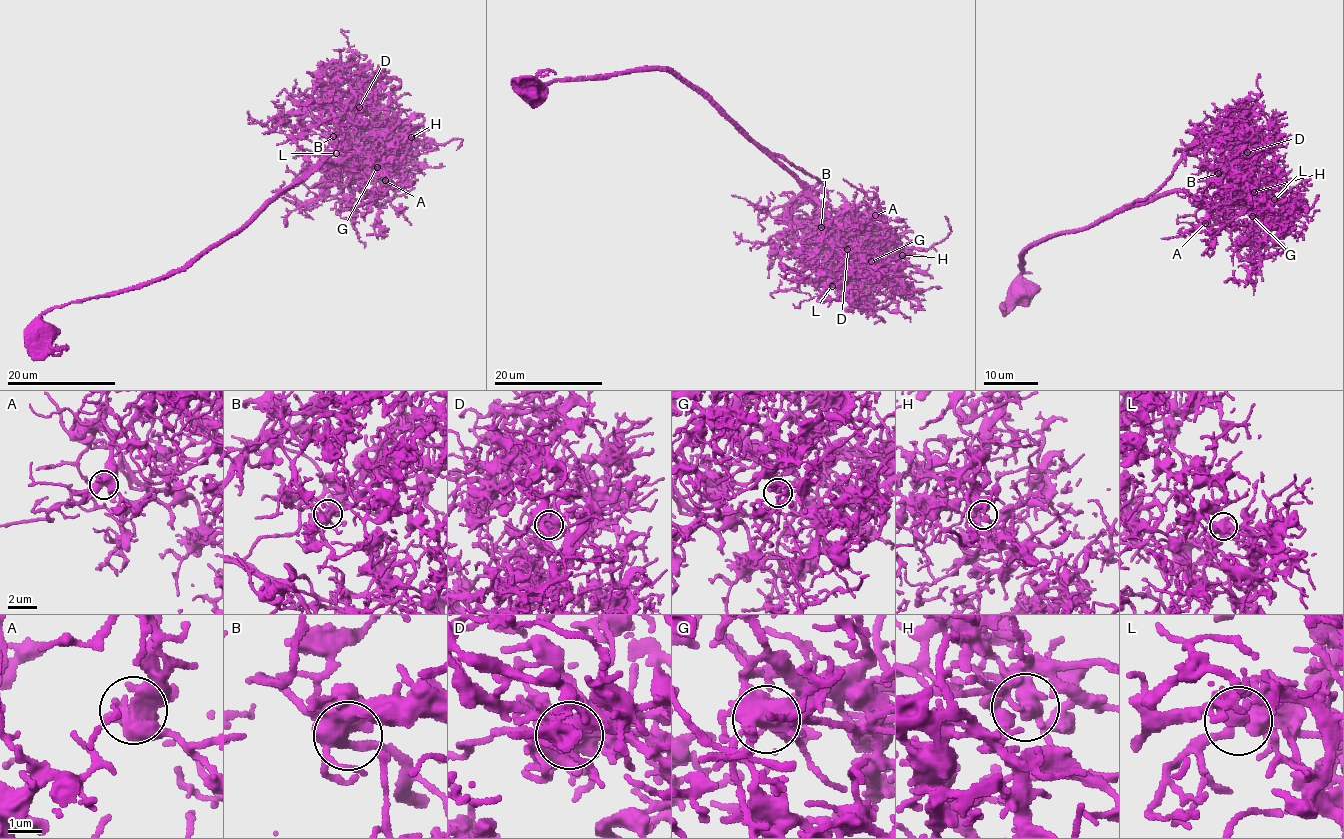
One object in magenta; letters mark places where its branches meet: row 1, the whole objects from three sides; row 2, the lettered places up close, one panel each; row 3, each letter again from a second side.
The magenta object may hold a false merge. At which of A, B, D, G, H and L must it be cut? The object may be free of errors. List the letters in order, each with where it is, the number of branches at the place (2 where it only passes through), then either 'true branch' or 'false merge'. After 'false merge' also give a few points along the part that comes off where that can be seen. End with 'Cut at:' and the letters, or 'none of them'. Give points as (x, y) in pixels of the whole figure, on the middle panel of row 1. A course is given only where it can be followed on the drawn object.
A: place (875, 215); branches 5; true branch
B: place (821, 227); branches 4; true branch
D: place (847, 249); branches 7; true branch
G: place (871, 261); branches 6; true branch
H: place (902, 255); branches 4; true branch
L: place (832, 286); branches 5; true branch
Cut at: none of them

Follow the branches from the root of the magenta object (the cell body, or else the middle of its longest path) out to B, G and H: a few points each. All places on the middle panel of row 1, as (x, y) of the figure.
B: (525, 89), (667, 69), (695, 85), (796, 180), (814, 201), (808, 217), (821, 227)
G: (525, 89), (556, 80), (667, 69), (695, 85), (796, 180), (842, 235), (869, 247), (871, 261)
H: (525, 89), (556, 80), (667, 69), (695, 85), (833, 217), (843, 211), (864, 212), (902, 255)

